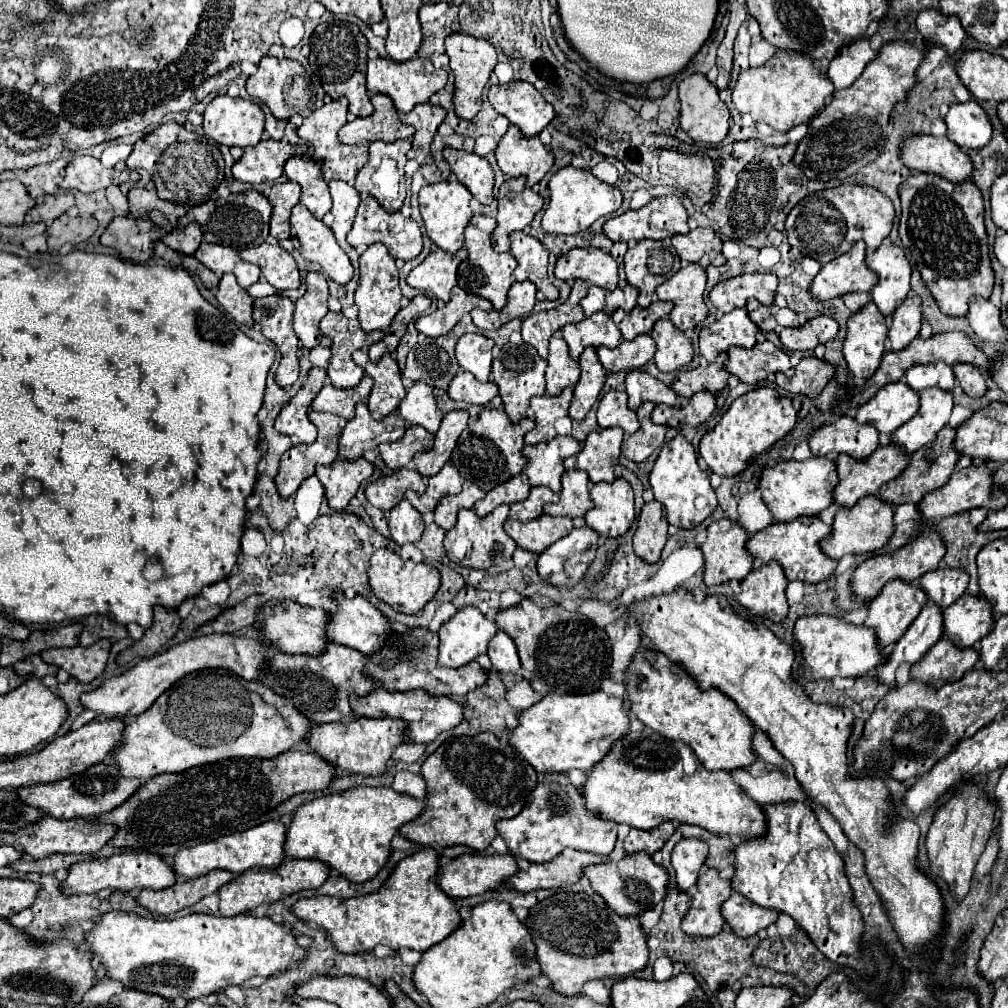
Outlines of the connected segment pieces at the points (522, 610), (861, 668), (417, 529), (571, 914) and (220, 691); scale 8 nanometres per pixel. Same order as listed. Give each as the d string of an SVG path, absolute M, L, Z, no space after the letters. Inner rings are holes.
M522 599L518 605L498 611L496 625L514 639L522 663L522 677L542 697L548 693L576 695L598 691L608 677L612 665L610 637L580 613L566 611L560 605L540 609L534 601Z
M838 615L800 617L794 627L794 639L804 653L804 673L812 679L864 677L884 661L884 651L876 641L876 631L866 625L852 625Z
M402 499L388 515L388 525L390 525L390 535L398 545L404 543L416 543L422 537L424 531L424 521L418 511L412 511L412 505Z
M556 893L538 905L530 909L530 915L526 919L526 927L536 943L538 963L542 967L542 973L552 981L552 987L566 995L580 995L586 981L592 979L604 979L604 977L626 977L634 971L642 971L648 963L648 945L646 945L646 933L640 929L638 917L622 917L616 911L612 911L600 895L586 895L586 893Z
M198 671L174 683L154 701L150 709L146 709L142 715L134 717L126 725L124 743L114 753L114 759L116 767L120 767L120 775L140 777L142 781L148 781L160 773L182 773L196 765L234 757L272 759L302 745L312 727L314 723L306 715L302 715L290 701L260 683L248 683L238 675L232 675L230 671Z

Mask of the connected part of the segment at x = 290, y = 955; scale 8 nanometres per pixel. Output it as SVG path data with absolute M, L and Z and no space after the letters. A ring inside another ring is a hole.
M110 911L102 915L102 921L92 927L86 941L98 963L108 971L110 979L124 983L126 987L156 993L168 1001L184 997L186 1001L208 997L230 985L242 985L250 977L272 977L284 973L290 965L300 963L306 957L306 949L296 943L296 935L290 927L274 923L270 917L254 917L248 913L234 917L216 917L206 913L194 913L180 919L146 919L128 911Z

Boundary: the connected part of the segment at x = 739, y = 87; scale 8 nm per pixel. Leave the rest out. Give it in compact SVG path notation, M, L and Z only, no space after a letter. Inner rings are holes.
M778 49L762 67L740 73L732 101L740 113L750 113L754 121L768 123L772 129L784 133L800 123L810 121L812 115L826 105L826 99L832 93L832 81L826 77L826 73L814 67L814 61L808 55Z

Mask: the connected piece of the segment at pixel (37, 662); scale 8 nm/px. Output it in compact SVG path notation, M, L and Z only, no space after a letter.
M32 655L32 657L28 657L28 661L32 661L32 665L34 665L34 671L32 671L32 675L34 677L38 677L38 679L42 679L42 677L46 677L46 675L56 675L56 667L52 667L52 665L46 665L38 655Z

